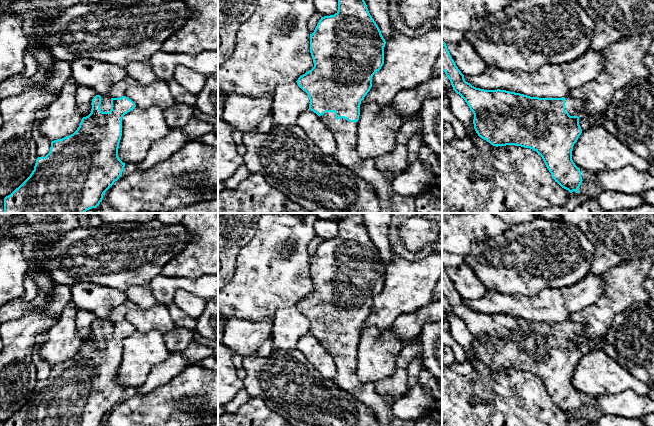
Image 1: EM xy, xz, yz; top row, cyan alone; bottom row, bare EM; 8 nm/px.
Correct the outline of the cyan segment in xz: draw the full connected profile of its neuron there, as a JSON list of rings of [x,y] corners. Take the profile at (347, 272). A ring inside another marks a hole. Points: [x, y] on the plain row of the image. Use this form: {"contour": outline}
{"contour": [[[347,215],[338,221],[338,235],[321,241],[310,258],[314,291],[300,300],[298,310],[308,318],[309,333],[316,337],[333,358],[337,374],[334,382],[355,399],[370,407],[379,426],[415,426],[418,418],[403,420],[393,414],[391,405],[377,393],[373,383],[362,382],[357,374],[360,328],[372,311],[373,299],[384,288],[386,265],[370,239],[360,215]]]}

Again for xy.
{"contour": [[[96,319],[91,337],[83,341],[77,354],[51,366],[49,377],[38,381],[30,400],[4,426],[101,426],[104,417],[121,400],[125,387],[118,381],[122,342],[135,327],[126,320]]]}

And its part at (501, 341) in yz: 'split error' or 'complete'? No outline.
split error

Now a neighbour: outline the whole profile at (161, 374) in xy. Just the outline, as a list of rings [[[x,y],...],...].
[[[172,353],[164,362],[155,365],[149,372],[145,383],[137,390],[139,394],[148,394],[180,375],[189,366],[187,360],[177,353]]]

